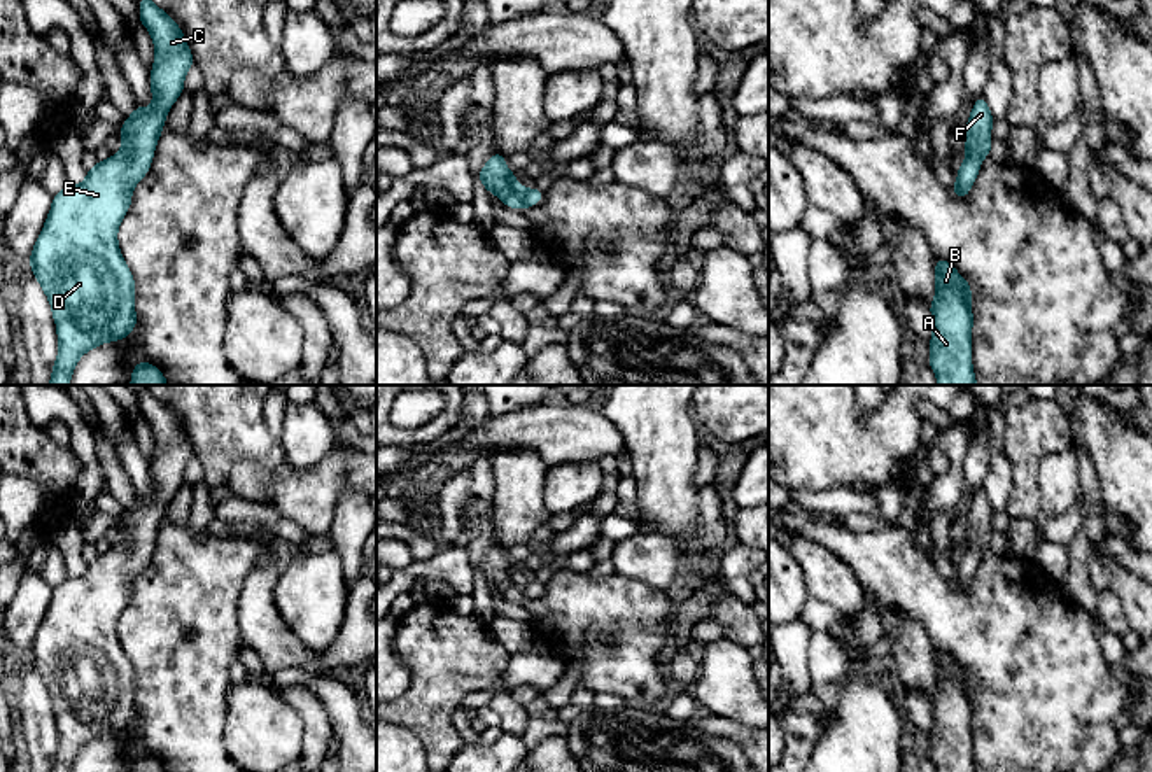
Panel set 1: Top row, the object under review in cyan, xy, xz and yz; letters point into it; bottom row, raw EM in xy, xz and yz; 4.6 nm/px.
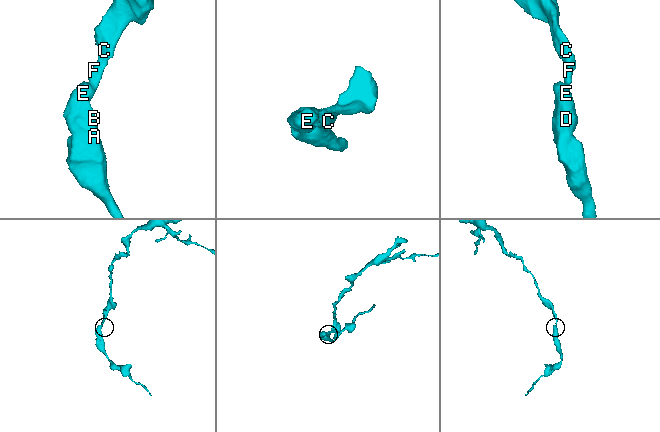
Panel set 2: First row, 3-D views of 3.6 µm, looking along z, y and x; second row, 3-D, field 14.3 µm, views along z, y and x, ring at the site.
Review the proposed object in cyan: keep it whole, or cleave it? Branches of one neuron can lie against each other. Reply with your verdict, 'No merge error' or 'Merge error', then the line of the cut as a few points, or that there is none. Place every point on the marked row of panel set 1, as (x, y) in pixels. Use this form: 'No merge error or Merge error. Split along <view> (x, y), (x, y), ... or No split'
No merge error. No split

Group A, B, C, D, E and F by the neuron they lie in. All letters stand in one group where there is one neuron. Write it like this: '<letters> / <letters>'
A B C D E F

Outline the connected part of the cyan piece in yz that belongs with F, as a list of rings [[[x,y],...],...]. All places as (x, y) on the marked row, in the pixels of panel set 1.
[[[979,95],[970,112],[970,119],[966,121],[966,138],[965,138],[966,158],[963,165],[956,170],[958,182],[951,186],[952,193],[958,198],[968,196],[970,187],[973,186],[980,172],[982,159],[991,152],[993,121],[994,119],[991,116],[989,105],[982,98],[982,95]]]

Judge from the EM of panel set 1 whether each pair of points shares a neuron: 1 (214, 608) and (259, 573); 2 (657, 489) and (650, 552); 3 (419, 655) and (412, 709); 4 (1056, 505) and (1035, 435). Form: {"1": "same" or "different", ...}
{"1": "different", "2": "different", "3": "same", "4": "different"}

